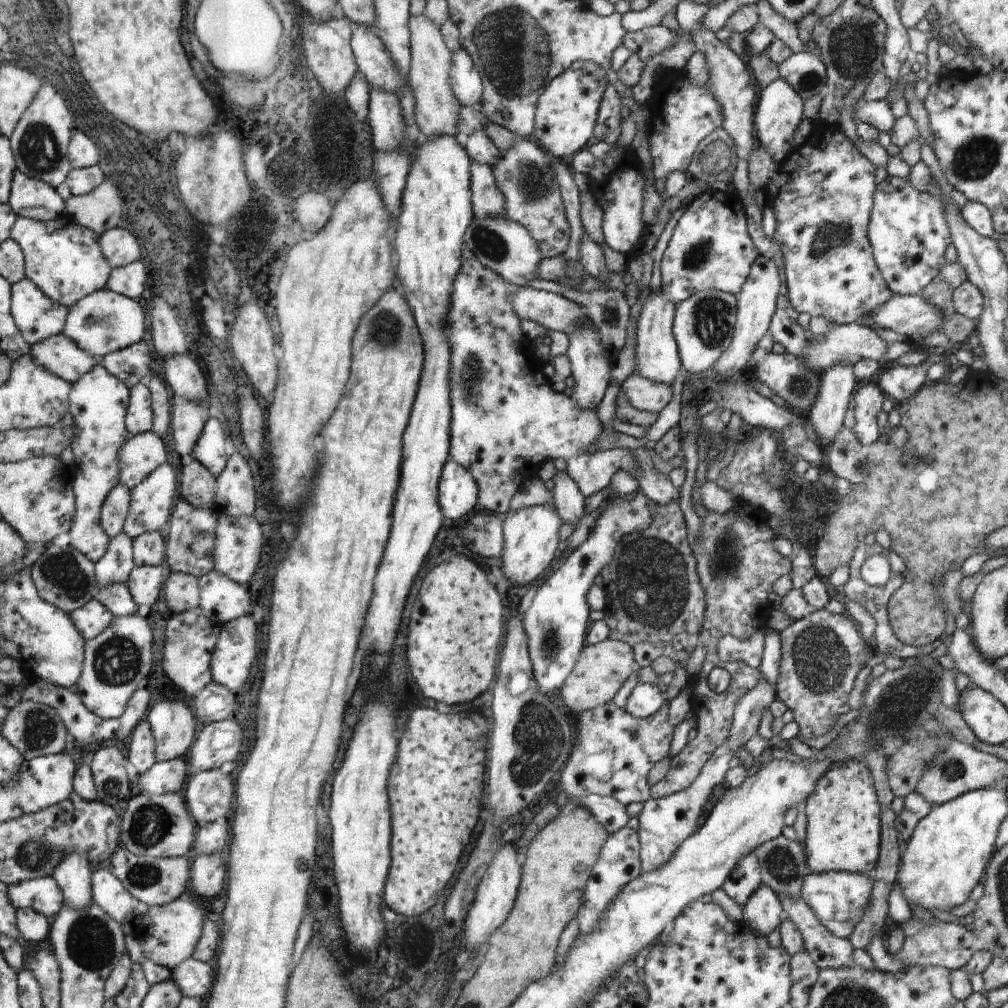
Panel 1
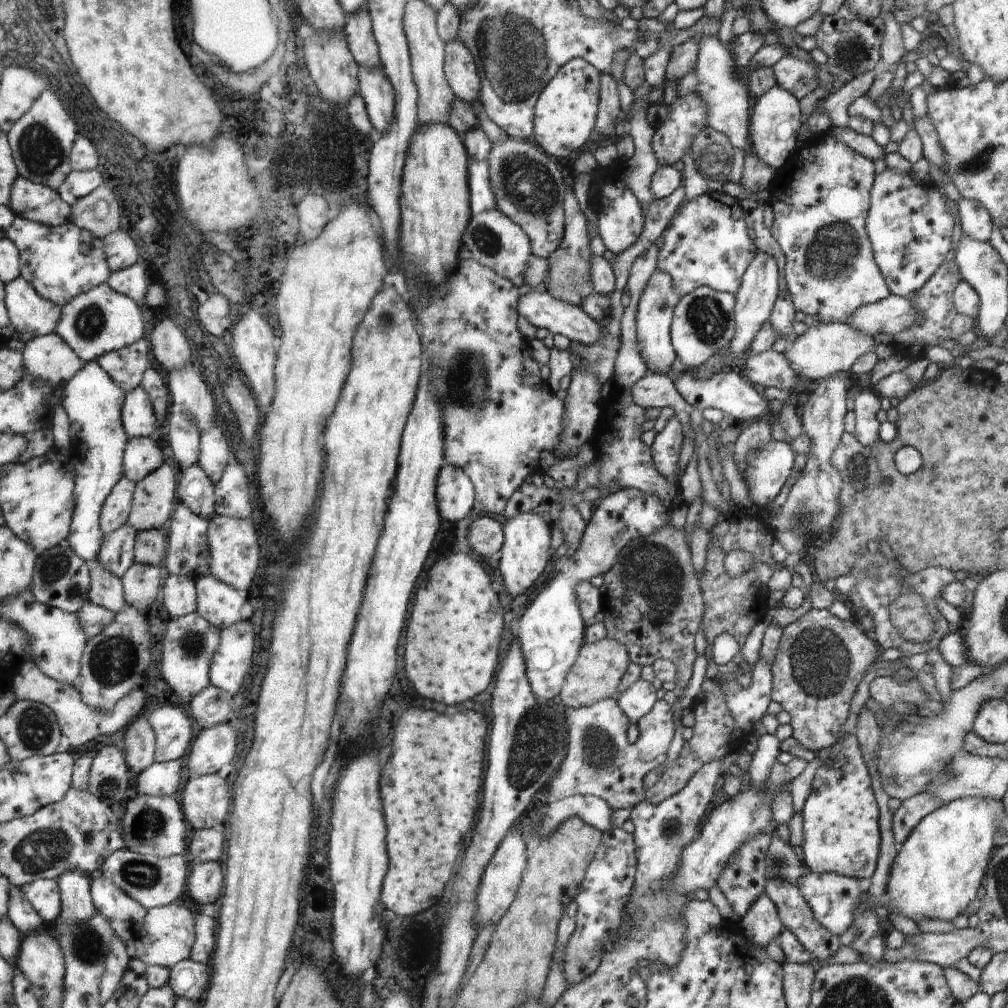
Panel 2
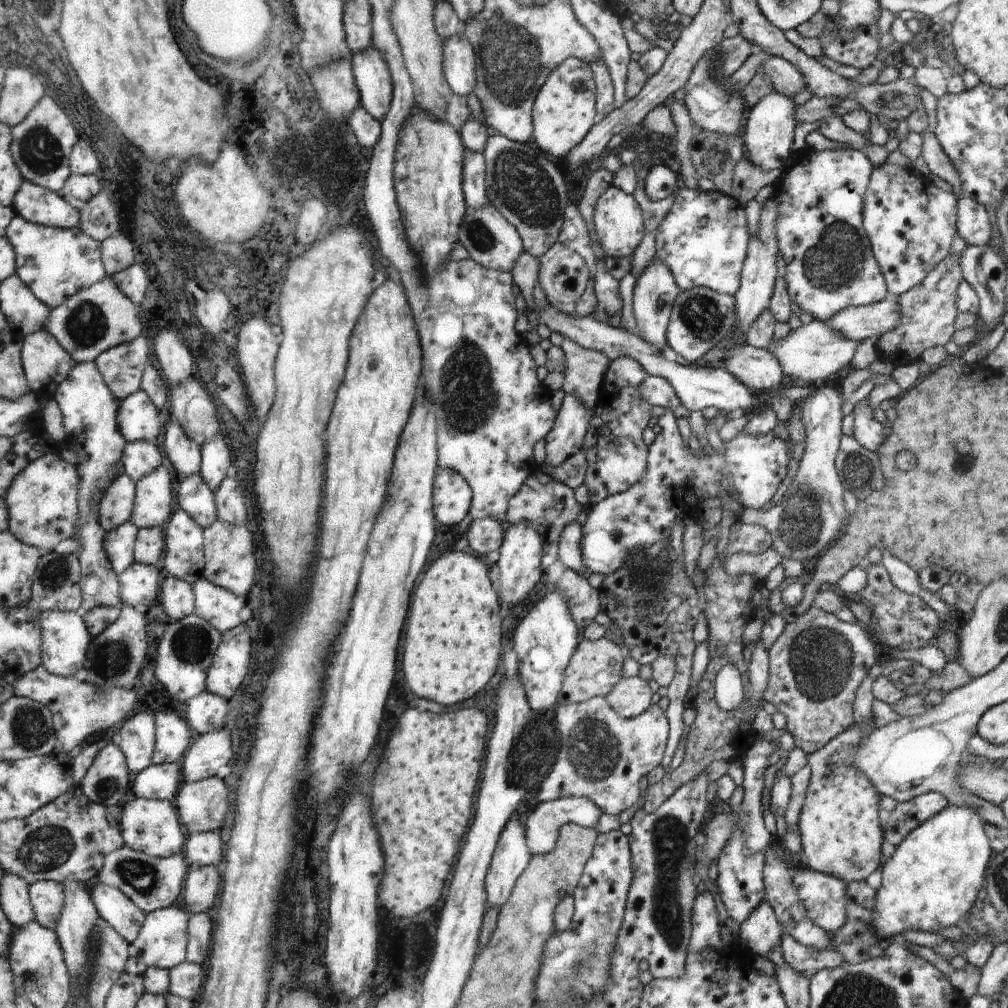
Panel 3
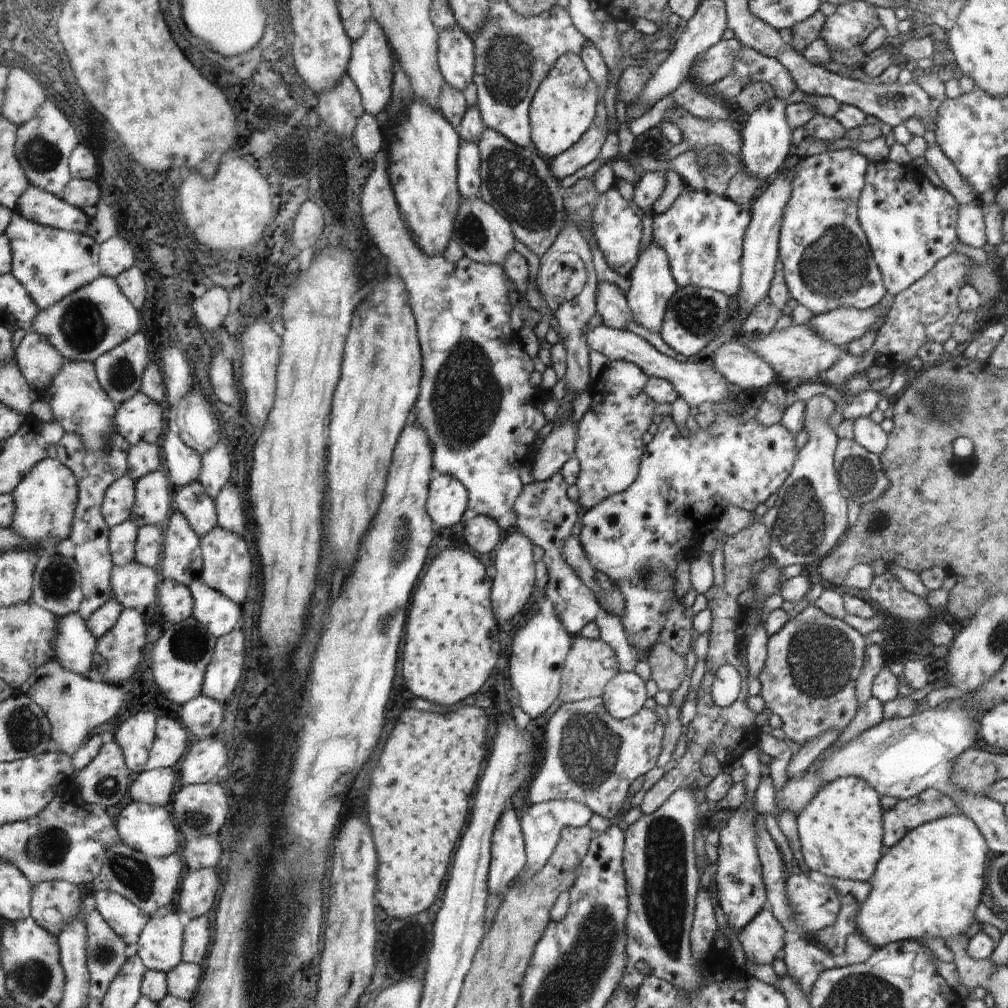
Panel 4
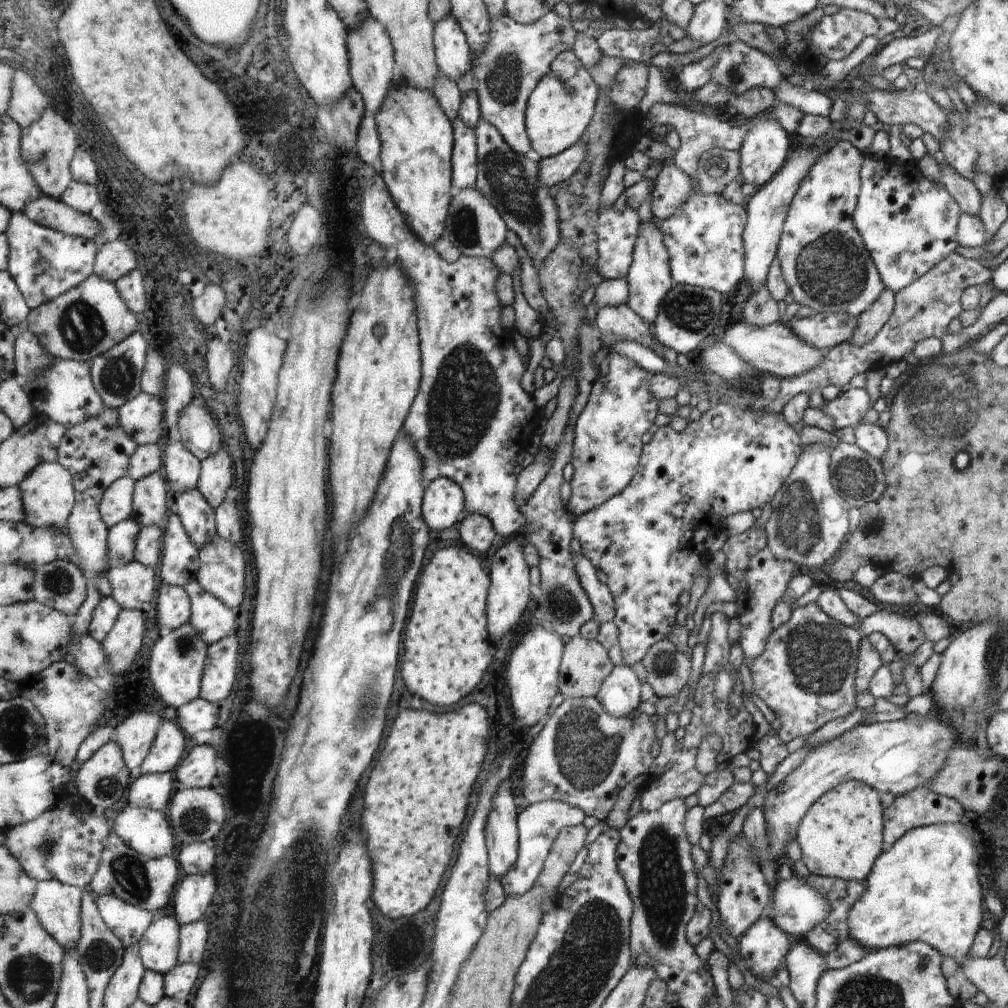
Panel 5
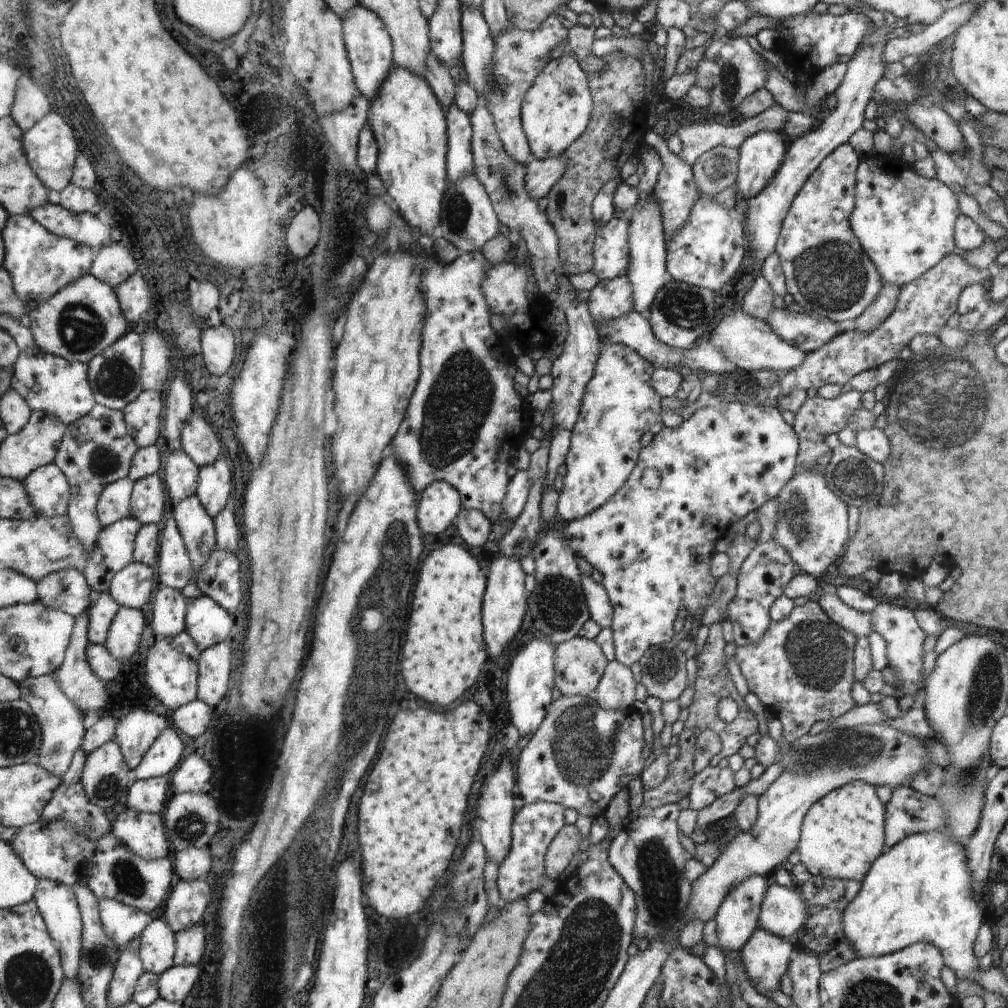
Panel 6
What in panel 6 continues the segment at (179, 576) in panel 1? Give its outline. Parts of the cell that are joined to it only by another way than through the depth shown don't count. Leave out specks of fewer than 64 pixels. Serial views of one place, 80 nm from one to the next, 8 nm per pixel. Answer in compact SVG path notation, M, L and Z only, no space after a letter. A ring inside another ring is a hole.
M160 585L152 604L153 633L157 639L173 637L185 630L188 602L180 589Z

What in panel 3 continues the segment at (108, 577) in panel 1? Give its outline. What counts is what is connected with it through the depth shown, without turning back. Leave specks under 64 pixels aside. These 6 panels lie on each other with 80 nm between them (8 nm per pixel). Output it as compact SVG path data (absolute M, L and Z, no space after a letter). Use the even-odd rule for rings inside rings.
M130 521L109 530L105 536L105 550L117 574L125 571L135 562L135 540L139 528Z

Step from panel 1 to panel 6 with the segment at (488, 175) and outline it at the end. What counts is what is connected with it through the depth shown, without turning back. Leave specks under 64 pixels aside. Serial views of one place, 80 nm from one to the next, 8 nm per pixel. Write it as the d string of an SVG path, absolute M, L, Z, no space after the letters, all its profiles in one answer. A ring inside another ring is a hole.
M454 102L446 110L449 138L447 154L447 178L456 182L473 173L470 148L472 134L469 116Z

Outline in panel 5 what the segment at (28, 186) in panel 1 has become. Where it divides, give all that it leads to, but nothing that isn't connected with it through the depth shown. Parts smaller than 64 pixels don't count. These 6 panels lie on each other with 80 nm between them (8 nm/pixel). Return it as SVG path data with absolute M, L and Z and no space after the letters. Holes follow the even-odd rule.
M44 194L29 203L24 213L46 228L70 236L84 237L94 241L101 230L101 224L90 217L89 213L78 212L58 198L48 197Z

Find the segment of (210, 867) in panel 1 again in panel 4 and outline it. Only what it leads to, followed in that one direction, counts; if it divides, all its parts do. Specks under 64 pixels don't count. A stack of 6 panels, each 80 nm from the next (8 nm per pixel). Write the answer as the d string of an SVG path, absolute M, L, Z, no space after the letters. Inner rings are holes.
M201 868L185 873L184 882L180 887L178 911L187 920L208 914L208 910L216 904L216 890L220 888L218 876L213 868Z

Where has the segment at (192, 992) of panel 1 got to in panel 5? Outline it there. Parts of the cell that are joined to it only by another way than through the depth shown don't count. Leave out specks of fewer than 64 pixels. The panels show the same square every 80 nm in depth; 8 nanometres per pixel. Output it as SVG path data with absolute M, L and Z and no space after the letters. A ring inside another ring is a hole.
M179 962L172 971L163 975L163 989L166 995L176 1000L186 1001L200 976L200 968L196 964Z

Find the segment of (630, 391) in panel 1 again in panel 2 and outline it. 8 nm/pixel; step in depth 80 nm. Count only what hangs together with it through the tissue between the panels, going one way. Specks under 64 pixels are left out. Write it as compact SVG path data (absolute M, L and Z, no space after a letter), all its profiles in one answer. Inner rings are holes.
M649 372L646 376L643 376L632 388L631 395L634 397L636 404L641 407L647 408L666 408L669 406L674 410L675 417L679 420L683 434L685 437L685 432L694 440L695 433L690 425L690 413L694 410L693 405L689 405L680 393L677 391L673 380L666 374L658 374Z

